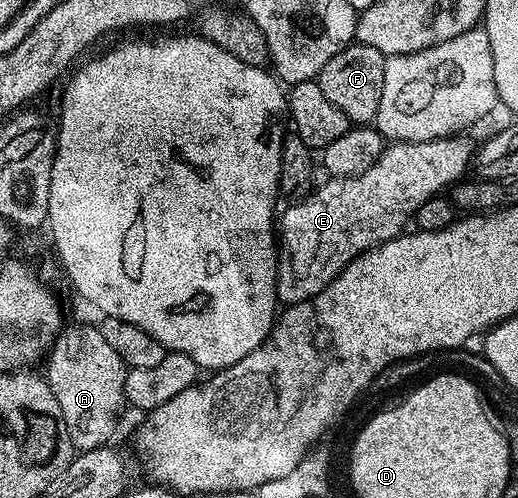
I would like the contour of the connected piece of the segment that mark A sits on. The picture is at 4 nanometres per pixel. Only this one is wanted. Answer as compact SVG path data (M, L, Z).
M71 324L60 331L46 353L47 385L61 406L61 418L69 434L71 444L79 452L104 447L119 424L119 415L127 404L125 378L128 366L105 342L101 330L92 324Z

